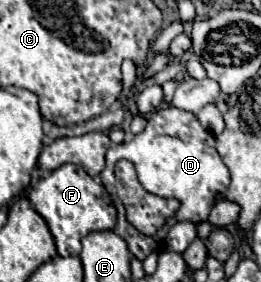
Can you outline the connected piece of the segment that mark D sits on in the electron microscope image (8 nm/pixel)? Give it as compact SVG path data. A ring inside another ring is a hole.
M172 105L162 107L156 113L152 113L146 129L142 133L134 135L134 139L130 143L112 145L106 153L106 167L100 173L100 177L102 177L102 185L112 195L112 201L118 209L118 223L116 223L114 231L118 231L118 235L126 241L128 251L140 261L144 261L150 251L160 249L162 237L160 235L154 235L154 237L144 235L126 221L124 205L116 197L116 187L114 187L114 165L120 159L128 159L136 167L138 181L142 183L142 187L148 193L158 195L158 197L174 197L180 201L180 207L174 213L174 221L192 221L196 225L206 221L212 205L224 195L224 191L228 189L228 183L230 183L230 171L216 151L214 135L200 125L200 121L194 113L176 109Z

